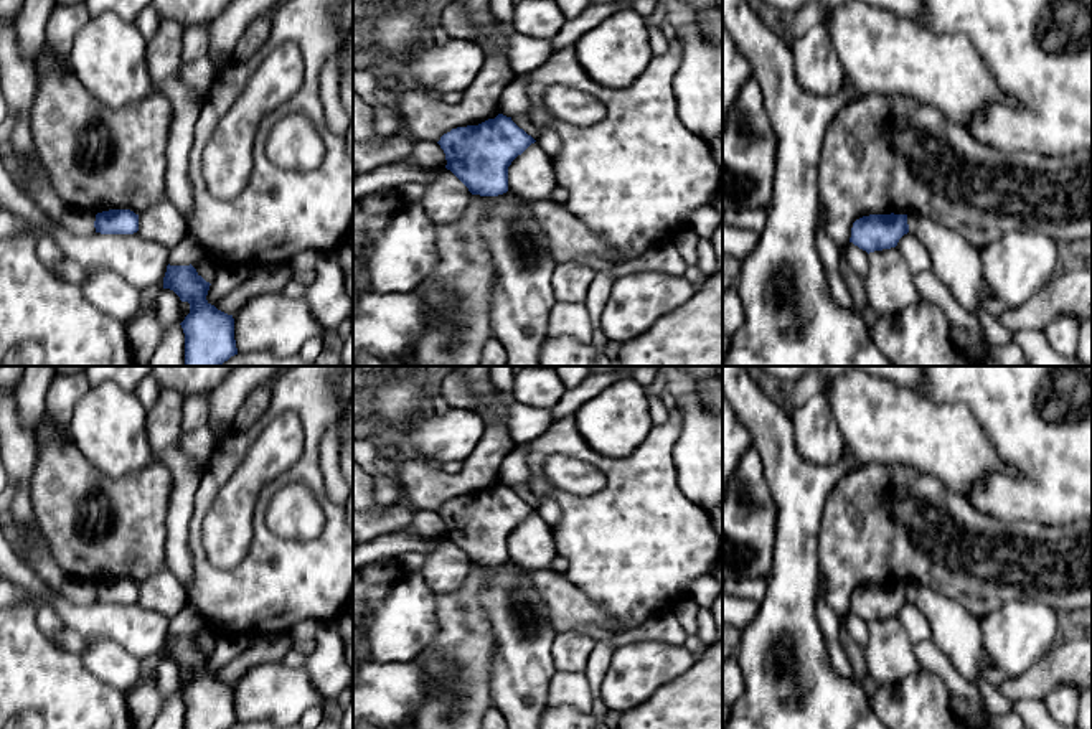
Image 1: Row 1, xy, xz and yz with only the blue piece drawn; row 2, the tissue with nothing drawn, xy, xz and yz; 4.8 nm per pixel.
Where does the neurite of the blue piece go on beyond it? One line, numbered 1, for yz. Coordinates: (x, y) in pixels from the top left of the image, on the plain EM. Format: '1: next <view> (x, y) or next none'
1: next none

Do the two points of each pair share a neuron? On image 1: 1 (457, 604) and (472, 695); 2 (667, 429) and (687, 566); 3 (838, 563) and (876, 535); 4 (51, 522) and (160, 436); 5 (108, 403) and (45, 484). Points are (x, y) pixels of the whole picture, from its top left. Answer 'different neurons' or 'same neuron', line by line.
1: same neuron
2: same neuron
3: same neuron
4: different neurons
5: different neurons

